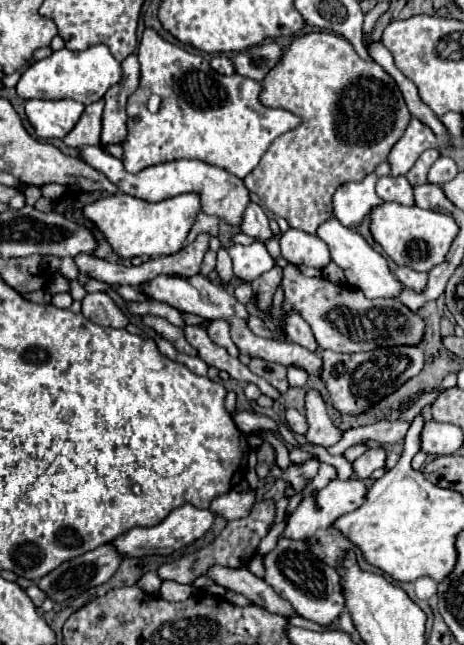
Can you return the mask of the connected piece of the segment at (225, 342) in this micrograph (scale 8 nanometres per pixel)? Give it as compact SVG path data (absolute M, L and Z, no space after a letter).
M213 320L211 326L209 326L209 330L207 330L207 334L209 334L209 338L211 338L217 346L225 348L233 358L239 358L239 348L237 348L235 342L231 340L231 336L229 336L229 324L227 324L225 320Z

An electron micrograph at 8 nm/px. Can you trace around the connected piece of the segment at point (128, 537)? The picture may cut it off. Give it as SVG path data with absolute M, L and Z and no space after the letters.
M183 504L179 508L175 508L163 522L155 524L155 526L149 526L149 528L131 528L129 532L125 532L123 536L115 538L113 544L115 548L123 554L123 556L135 556L135 558L141 558L141 556L149 556L149 554L159 554L159 556L169 556L173 554L175 550L199 540L213 524L215 520L215 514L205 508L195 508L193 504Z

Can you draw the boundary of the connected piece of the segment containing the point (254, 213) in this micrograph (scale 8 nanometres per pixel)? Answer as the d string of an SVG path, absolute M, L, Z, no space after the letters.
M251 202L243 214L243 222L241 222L241 232L245 232L247 236L259 240L259 242L267 242L273 232L269 228L269 218L263 212L263 208L255 202Z

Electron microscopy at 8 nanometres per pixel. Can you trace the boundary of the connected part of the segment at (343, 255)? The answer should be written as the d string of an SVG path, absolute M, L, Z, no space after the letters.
M329 218L327 222L323 222L319 228L317 228L317 236L329 246L329 252L331 252L331 258L337 266L343 268L345 276L347 276L347 282L357 286L359 290L365 292L365 296L369 298L395 298L399 292L401 292L401 282L389 272L389 266L387 266L387 260L375 252L365 240L361 234L357 234L353 228L347 228L343 226L337 218Z

